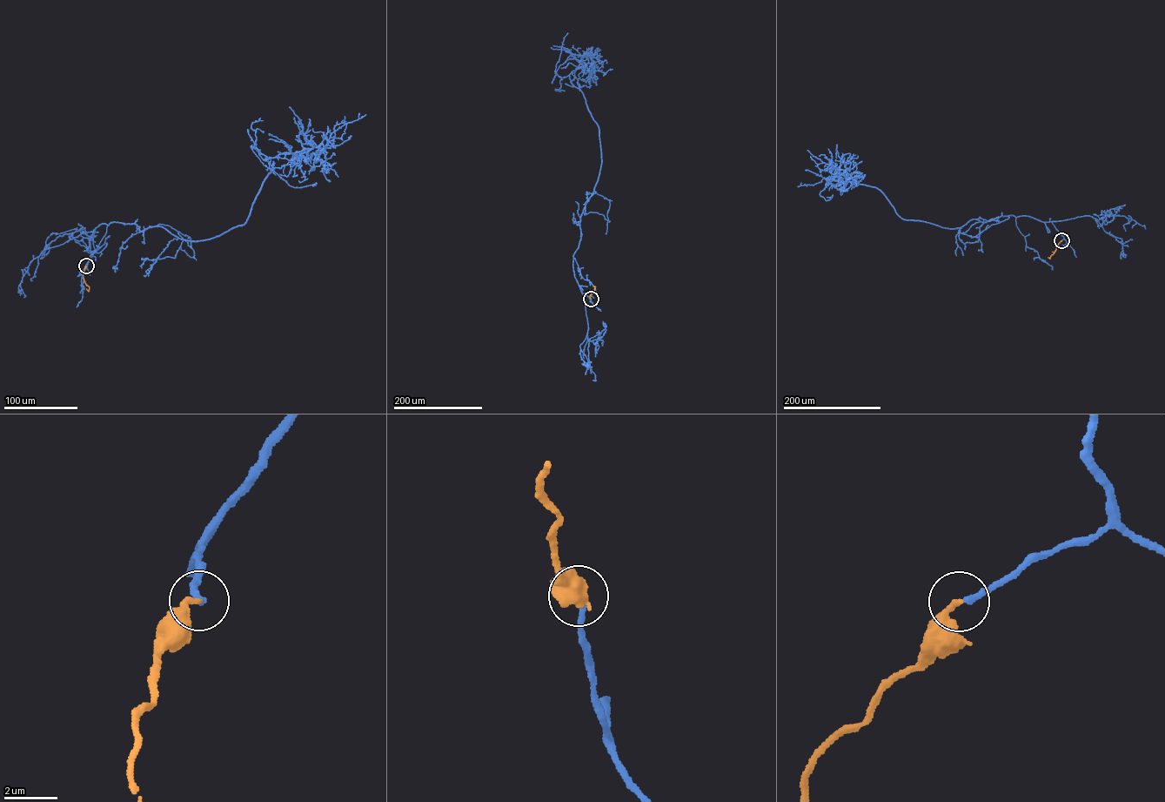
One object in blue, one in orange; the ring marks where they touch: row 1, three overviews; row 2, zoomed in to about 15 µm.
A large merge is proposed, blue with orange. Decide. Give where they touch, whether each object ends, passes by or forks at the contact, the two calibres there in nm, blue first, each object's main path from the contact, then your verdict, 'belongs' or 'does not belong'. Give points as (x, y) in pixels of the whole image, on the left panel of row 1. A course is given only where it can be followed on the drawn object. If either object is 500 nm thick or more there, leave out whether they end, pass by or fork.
at (86, 266); blue ends there; orange ends there; 240 nm thick on the blue side, 240 nm on the other; blue runs (86, 266), (103, 223), (195, 241), (244, 224), (265, 159), (322, 149), (365, 114); orange runs (86, 266), (83, 275), (89, 287), (88, 290), (86, 288); belongs

